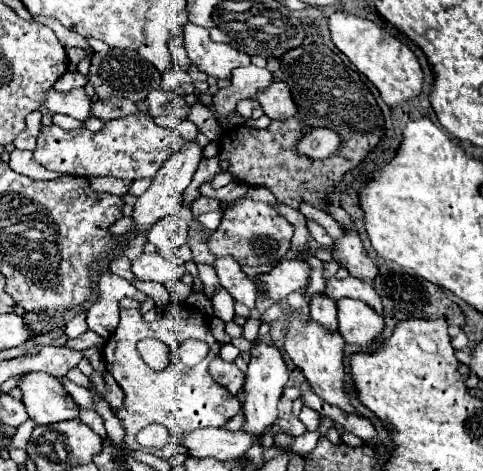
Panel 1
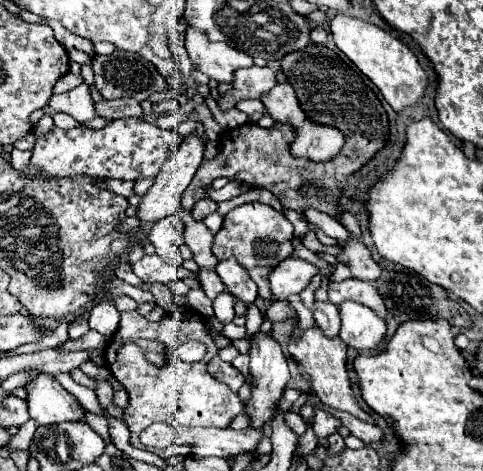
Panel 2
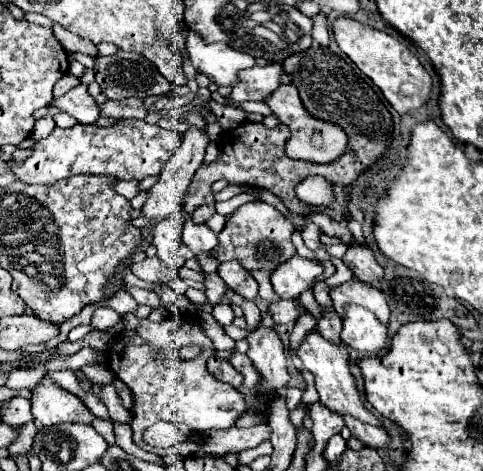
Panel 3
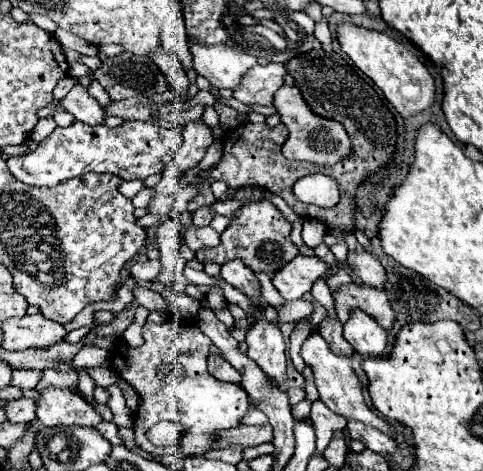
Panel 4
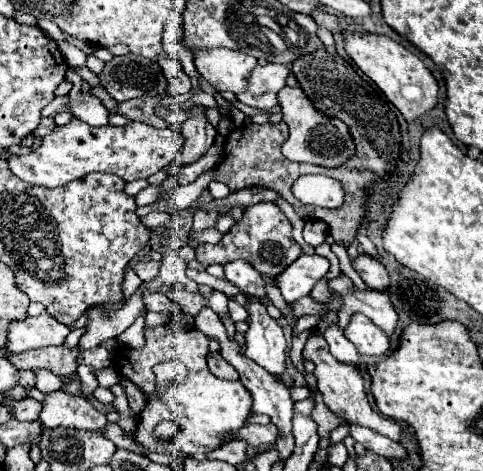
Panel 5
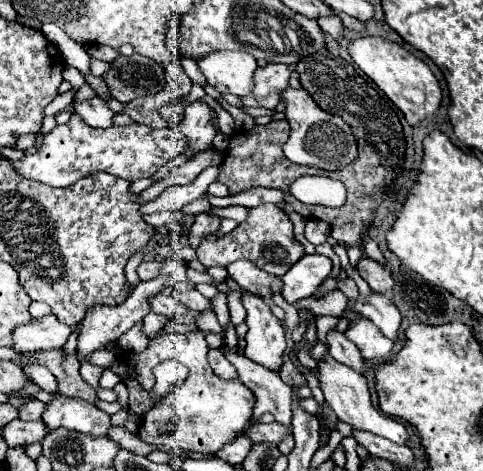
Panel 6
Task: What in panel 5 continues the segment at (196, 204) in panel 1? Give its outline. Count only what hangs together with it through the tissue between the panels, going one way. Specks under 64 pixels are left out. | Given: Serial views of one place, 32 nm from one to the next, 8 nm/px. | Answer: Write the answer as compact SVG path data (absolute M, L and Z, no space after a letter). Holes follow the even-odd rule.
M196 210L196 212L194 212L194 226L192 226L192 230L194 230L194 232L200 232L200 230L204 230L204 228L212 228L214 222L216 222L216 218L218 218L216 212Z

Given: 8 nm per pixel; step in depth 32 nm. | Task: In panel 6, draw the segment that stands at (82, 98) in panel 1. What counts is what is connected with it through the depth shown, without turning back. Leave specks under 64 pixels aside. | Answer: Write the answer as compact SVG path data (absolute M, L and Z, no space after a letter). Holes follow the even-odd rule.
M68 65L65 66L62 76L76 91L85 83L83 75L76 68ZM98 96L90 98L90 100L82 100L82 102L72 102L72 110L74 114L78 114L88 126L94 128L110 128L112 126L112 116L114 112L106 106L106 102Z

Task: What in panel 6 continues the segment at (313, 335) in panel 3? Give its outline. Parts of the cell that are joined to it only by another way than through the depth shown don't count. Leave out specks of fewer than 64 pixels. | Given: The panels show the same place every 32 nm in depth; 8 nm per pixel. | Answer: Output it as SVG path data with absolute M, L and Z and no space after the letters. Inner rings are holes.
M326 352L324 354L324 360L318 362L318 380L320 380L320 388L324 392L324 400L336 412L338 420L348 422L352 428L368 428L370 432L376 432L378 436L384 436L384 438L388 438L392 442L406 444L406 428L398 420L394 420L390 416L384 416L372 404L370 390L368 390L368 382L366 382L366 378L360 372L356 372L354 368L350 368L346 364L340 364L338 360L334 360Z

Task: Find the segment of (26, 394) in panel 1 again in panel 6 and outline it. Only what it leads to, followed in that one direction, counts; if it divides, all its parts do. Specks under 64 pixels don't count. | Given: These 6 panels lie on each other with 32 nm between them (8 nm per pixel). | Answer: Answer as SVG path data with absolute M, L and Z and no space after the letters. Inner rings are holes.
M58 392L46 404L46 410L42 412L42 422L50 430L68 428L92 436L106 436L108 428L112 426L110 416L98 410L94 404L80 398L68 398Z

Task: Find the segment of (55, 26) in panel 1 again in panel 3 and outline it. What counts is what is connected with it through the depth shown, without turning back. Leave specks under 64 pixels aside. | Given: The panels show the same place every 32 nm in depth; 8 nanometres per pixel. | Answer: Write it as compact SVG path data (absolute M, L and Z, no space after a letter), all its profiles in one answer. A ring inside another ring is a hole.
M56 22L52 24L52 30L54 30L56 40L64 46L64 50L68 50L68 52L84 52L84 54L88 54L88 56L92 56L92 58L98 56L98 50L96 50L96 46L94 46L92 42L76 36L76 34L72 34L72 32L68 32L68 30L64 30L64 28L62 28L60 24L56 24Z

